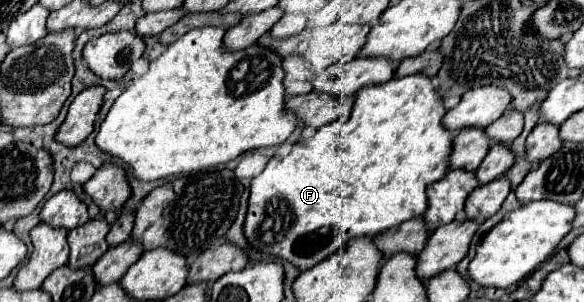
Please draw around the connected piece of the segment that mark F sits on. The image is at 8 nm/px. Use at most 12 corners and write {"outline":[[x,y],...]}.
{"outline":[[427,75],[357,93],[251,183],[253,249],[315,267],[427,211]]}

